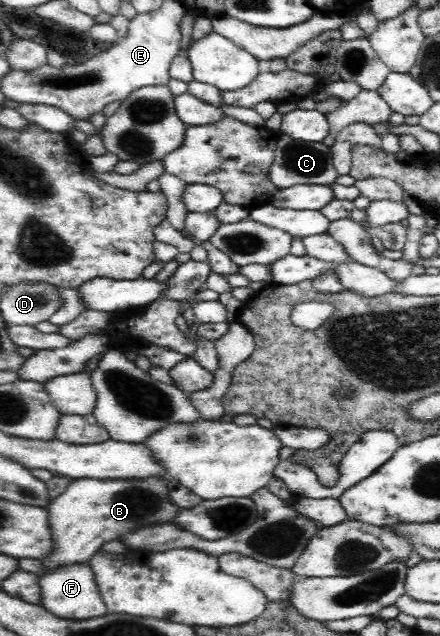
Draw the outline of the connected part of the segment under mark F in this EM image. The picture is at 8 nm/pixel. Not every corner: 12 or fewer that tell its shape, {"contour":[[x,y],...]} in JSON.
{"contour":[[89,563],[39,577],[41,606],[88,620],[108,609]]}

